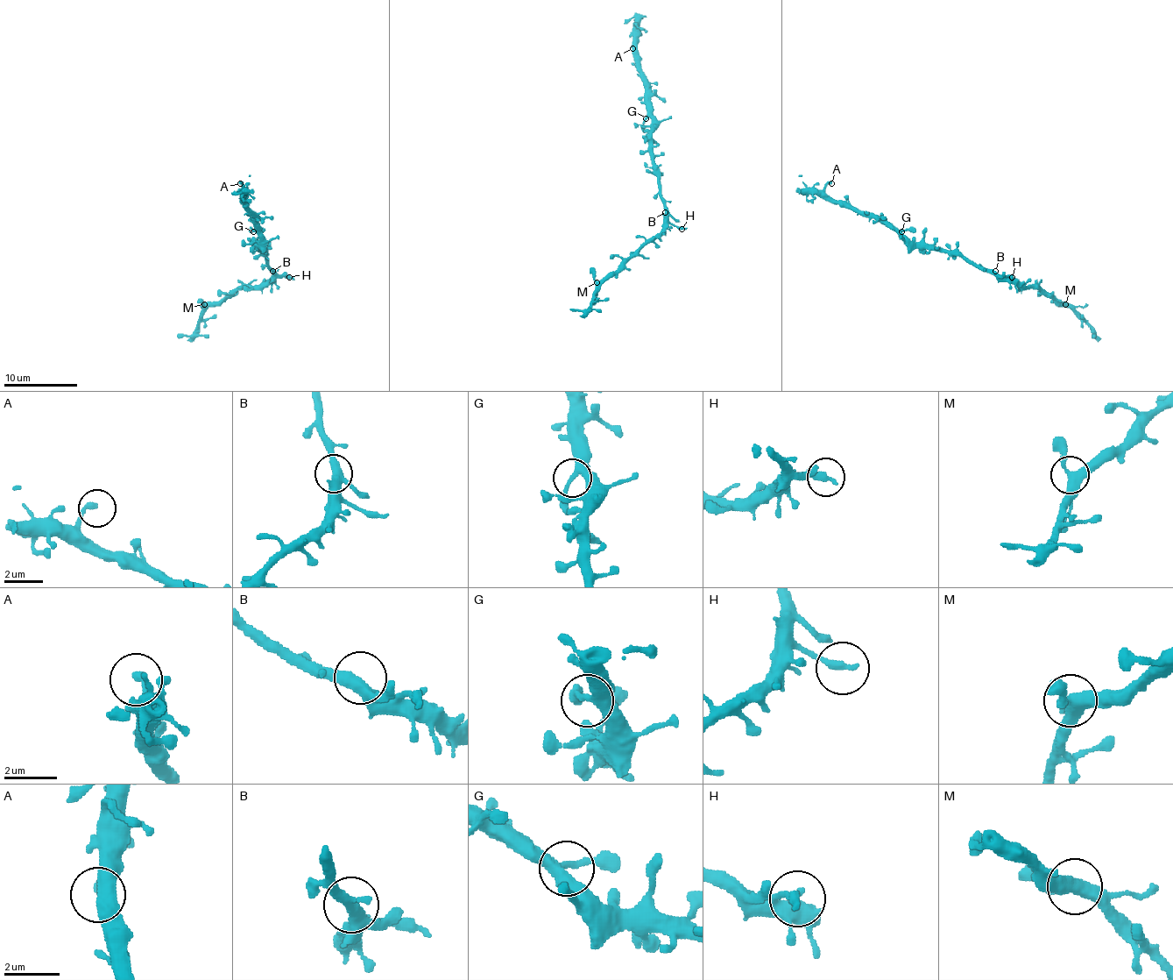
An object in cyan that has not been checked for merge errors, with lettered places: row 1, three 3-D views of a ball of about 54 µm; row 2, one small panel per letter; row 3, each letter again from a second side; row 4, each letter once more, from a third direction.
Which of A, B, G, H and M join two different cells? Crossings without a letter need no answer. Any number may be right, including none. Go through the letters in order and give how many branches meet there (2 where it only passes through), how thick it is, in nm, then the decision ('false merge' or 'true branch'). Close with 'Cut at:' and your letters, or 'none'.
A: branches 1; calibre 300 nm; true branch
B: branches 3; calibre 360 nm; true branch
G: branches 3; calibre 280 nm; true branch
H: branches 1; calibre 360 nm; true branch
M: branches 3; calibre 400 nm; true branch
Cut at: none

